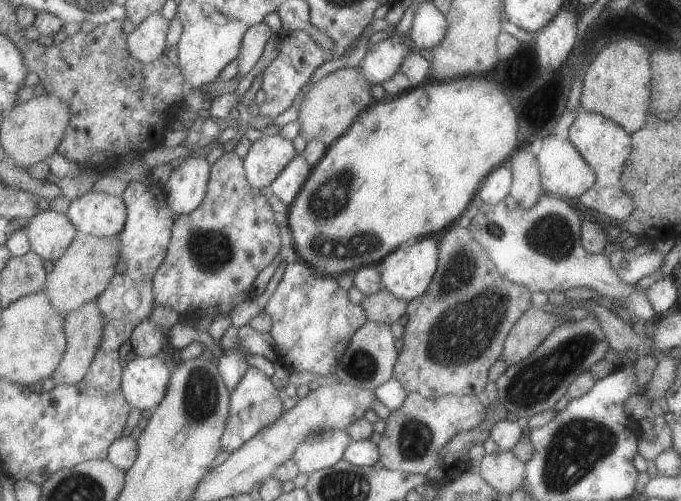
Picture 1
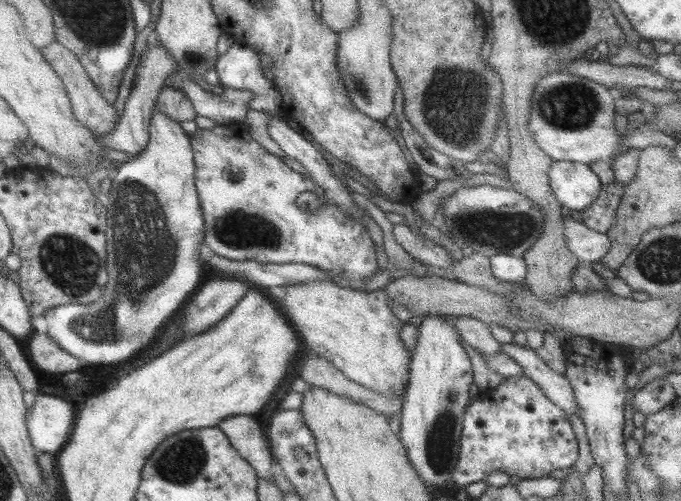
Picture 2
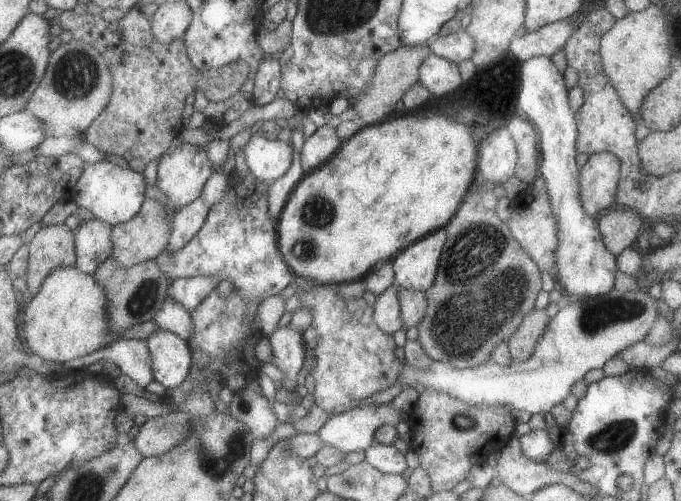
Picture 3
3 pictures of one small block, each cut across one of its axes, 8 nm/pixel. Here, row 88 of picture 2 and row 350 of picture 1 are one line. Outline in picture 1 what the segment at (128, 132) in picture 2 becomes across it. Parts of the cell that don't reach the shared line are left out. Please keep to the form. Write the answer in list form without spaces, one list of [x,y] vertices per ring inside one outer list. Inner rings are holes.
[[[145,320],[131,332],[129,342],[132,352],[137,357],[158,356],[165,342],[168,342],[168,334],[165,334],[159,326],[155,326],[151,320]]]

